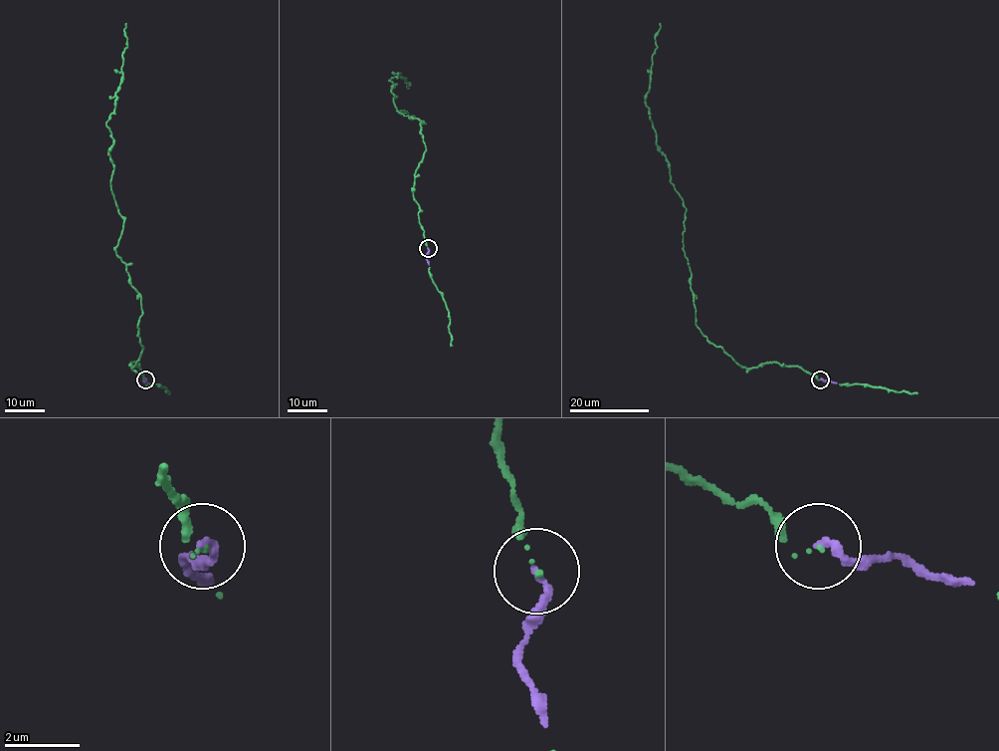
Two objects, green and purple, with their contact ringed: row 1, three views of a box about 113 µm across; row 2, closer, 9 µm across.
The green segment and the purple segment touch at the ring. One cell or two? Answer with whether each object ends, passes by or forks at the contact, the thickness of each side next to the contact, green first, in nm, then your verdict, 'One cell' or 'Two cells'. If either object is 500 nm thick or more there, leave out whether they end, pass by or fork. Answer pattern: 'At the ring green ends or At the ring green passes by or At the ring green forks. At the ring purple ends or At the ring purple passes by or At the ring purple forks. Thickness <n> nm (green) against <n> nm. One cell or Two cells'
At the ring green ends. At the ring purple ends. Thickness 40 nm (green) against 220 nm. One cell

